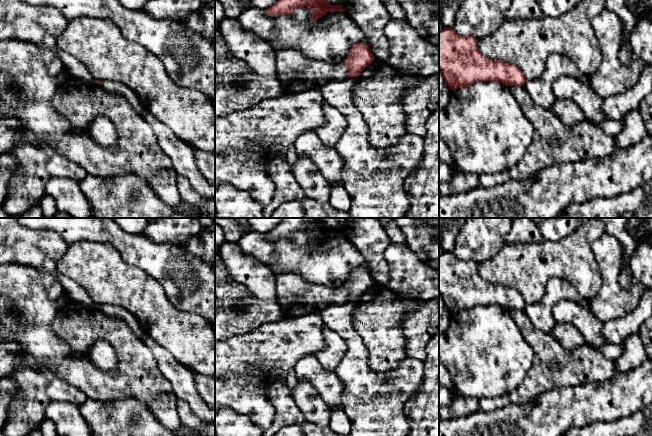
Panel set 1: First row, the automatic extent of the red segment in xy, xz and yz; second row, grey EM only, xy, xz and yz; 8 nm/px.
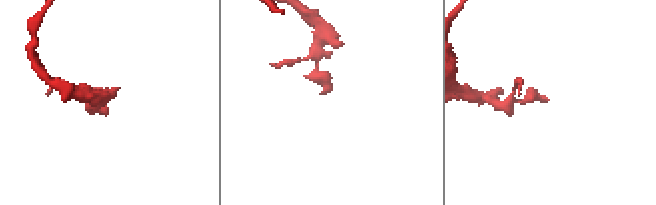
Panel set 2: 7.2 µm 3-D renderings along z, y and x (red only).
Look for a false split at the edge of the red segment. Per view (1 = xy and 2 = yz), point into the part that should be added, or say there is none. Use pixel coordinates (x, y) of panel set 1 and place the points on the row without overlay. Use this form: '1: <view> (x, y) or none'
1: none
2: none

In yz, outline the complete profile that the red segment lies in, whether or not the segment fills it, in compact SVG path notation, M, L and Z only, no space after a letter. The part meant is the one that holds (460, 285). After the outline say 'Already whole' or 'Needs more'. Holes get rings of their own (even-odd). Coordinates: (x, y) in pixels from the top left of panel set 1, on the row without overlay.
M453 252L439 256L439 293L450 314L479 305L499 305L524 310L526 302L512 287L483 280L474 260L461 260Z. Already whole

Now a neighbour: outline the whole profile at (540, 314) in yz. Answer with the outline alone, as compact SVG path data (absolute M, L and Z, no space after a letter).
M559 277L551 278L547 283L543 299L537 304L526 305L524 311L534 327L539 328L545 334L552 334L557 323L552 310L560 300L579 302L592 312L589 304L579 296L577 290L569 284L568 280Z

